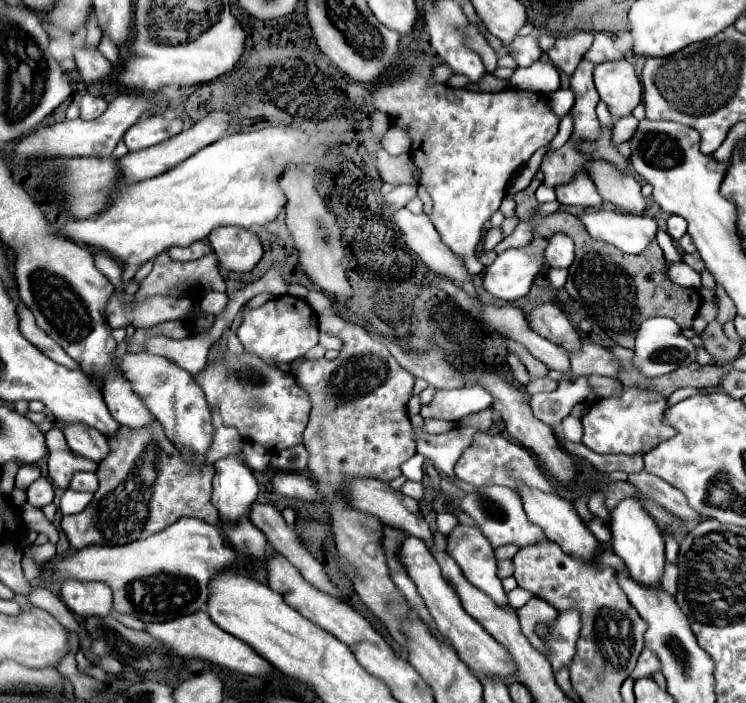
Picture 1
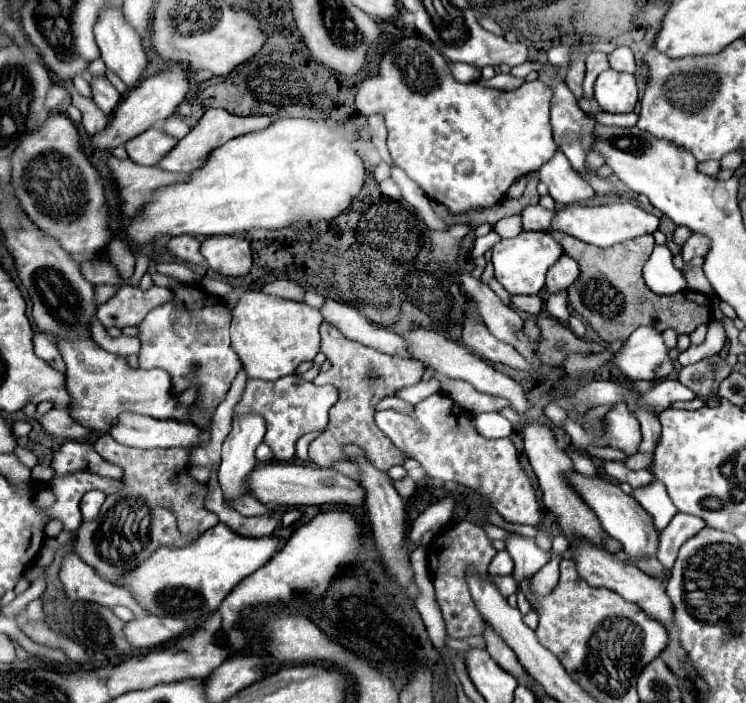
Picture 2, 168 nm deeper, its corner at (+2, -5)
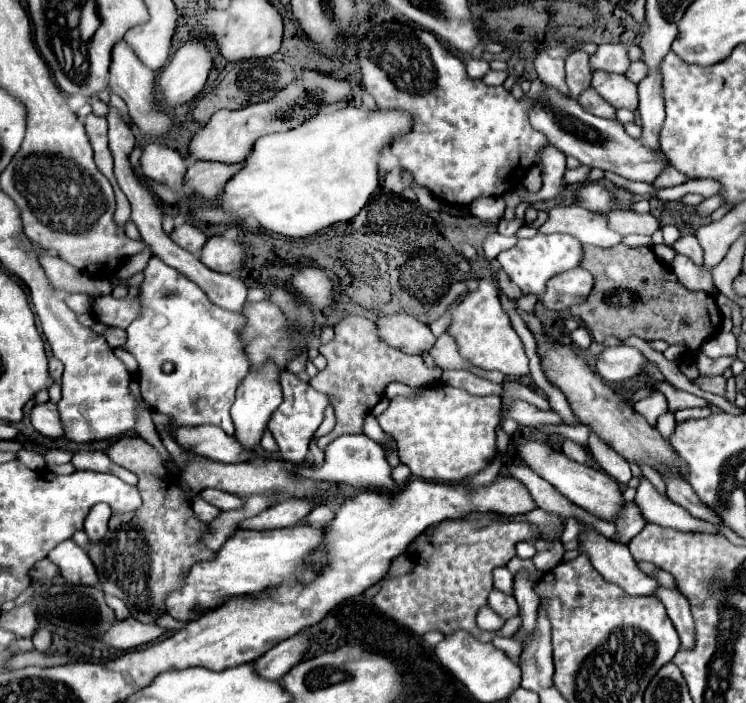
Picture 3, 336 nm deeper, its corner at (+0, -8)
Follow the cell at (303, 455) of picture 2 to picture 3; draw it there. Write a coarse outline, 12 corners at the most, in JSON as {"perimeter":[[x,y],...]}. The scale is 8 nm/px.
{"perimeter":[[332,406],[324,410],[324,422],[316,430],[316,438],[328,434],[336,420]]}

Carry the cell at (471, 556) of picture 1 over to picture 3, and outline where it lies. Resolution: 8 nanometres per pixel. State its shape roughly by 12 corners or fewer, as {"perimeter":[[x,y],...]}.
{"perimeter":[[482,608],[476,616],[480,630],[500,630],[504,620]]}

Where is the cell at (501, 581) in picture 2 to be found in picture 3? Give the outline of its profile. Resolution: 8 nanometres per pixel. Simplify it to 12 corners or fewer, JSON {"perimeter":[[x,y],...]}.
{"perimeter":[[492,590],[488,602],[504,620],[518,616],[514,596]]}

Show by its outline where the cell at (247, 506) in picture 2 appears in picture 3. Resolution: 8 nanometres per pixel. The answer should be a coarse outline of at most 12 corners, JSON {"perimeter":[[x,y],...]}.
{"perimeter":[[202,490],[206,502],[220,510],[240,508],[242,498],[234,494]]}

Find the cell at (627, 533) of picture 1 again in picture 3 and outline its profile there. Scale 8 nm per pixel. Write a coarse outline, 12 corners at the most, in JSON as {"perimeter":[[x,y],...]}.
{"perimeter":[[540,440],[516,452],[570,502],[602,520],[624,506],[606,472]]}

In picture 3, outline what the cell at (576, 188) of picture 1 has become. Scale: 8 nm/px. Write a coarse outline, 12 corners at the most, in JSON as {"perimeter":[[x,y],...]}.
{"perimeter":[[552,146],[540,150],[539,192],[506,195],[506,206],[556,198],[564,190],[566,156]]}

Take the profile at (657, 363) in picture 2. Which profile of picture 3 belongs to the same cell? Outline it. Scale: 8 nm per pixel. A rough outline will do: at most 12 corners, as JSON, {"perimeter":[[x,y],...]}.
{"perimeter":[[632,346],[604,348],[594,368],[620,384],[640,374],[644,356]]}

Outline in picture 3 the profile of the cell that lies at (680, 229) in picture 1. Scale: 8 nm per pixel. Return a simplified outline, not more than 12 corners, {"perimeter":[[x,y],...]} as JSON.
{"perimeter":[[686,236],[672,246],[688,256],[702,264],[702,246],[694,236]]}

